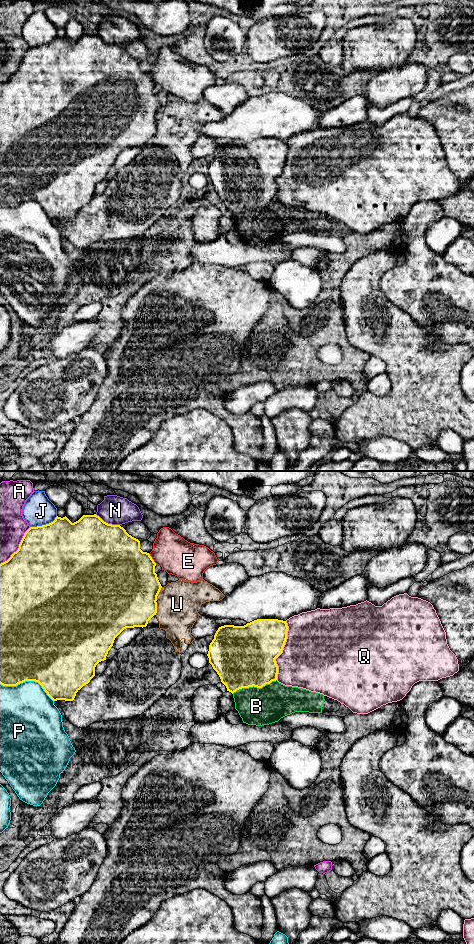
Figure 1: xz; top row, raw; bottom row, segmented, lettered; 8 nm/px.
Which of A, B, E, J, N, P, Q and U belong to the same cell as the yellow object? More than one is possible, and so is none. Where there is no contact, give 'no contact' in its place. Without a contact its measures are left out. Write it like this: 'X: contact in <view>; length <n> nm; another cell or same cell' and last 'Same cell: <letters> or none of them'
A: contact in xz; length 380 nm; another cell
B: contact in xz; length 380 nm; another cell
E: contact in xz; length 120 nm; another cell
J: contact in xz; length 240 nm; another cell
N: contact in xz; length 220 nm; another cell
P: contact in xz; length 460 nm; another cell
Q: contact in xz; length 480 nm; another cell
U: contact in xz; length 120 nm; another cell
Same cell: none of them

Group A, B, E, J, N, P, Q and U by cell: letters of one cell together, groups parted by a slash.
A / B / E / J / N / P / Q / U

